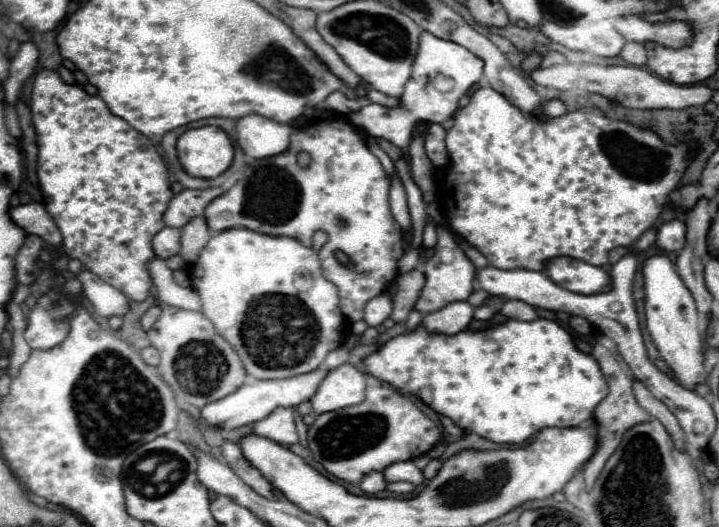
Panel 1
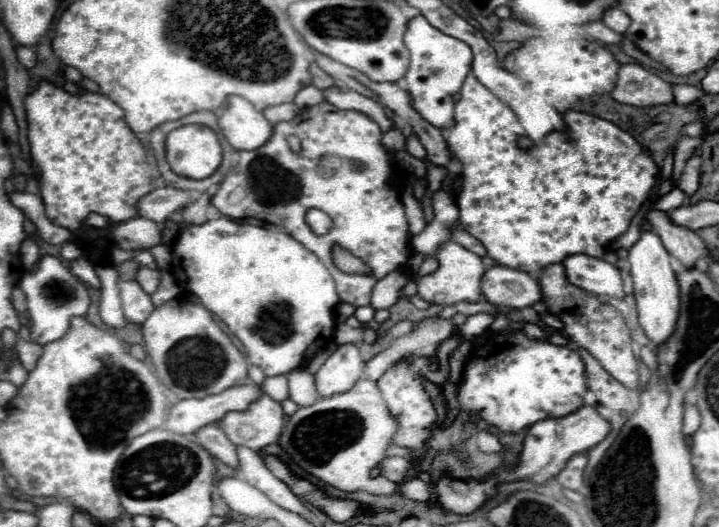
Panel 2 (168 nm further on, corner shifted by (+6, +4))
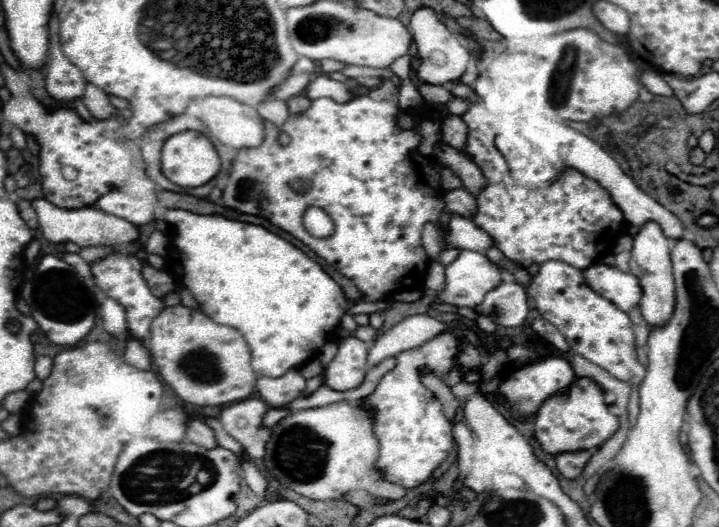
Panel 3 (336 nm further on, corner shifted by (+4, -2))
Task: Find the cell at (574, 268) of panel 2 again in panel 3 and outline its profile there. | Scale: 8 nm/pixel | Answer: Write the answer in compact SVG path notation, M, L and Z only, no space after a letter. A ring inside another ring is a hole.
M592 264L592 268L584 270L584 276L594 292L598 292L624 312L638 306L642 298L640 282L630 272L622 272L606 264Z

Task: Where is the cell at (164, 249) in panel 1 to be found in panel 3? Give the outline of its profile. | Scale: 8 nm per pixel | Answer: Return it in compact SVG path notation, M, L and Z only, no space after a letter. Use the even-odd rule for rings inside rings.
M38 198L32 202L40 228L44 232L44 238L50 242L76 242L78 246L114 246L122 242L132 242L138 238L138 228L134 224L128 224L128 220L120 220L118 216L106 214L96 208L58 208L52 202Z

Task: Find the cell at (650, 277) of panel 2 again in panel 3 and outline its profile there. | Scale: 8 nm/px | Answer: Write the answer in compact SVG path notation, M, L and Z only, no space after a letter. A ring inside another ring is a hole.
M646 222L634 234L632 258L630 258L630 272L638 276L640 286L644 288L644 296L640 300L640 310L644 320L652 324L664 324L668 316L672 316L672 262L670 262L670 238L664 236L656 222Z

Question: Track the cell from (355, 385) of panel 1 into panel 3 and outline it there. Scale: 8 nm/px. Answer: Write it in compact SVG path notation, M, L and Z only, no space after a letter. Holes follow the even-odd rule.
M346 336L338 344L338 354L324 370L324 384L336 390L352 390L362 384L368 364L368 344L356 336Z

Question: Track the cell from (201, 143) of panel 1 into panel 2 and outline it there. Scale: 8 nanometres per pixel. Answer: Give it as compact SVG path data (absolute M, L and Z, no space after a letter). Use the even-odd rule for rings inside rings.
M182 126L166 138L166 160L178 176L208 178L222 162L222 146L206 126Z

